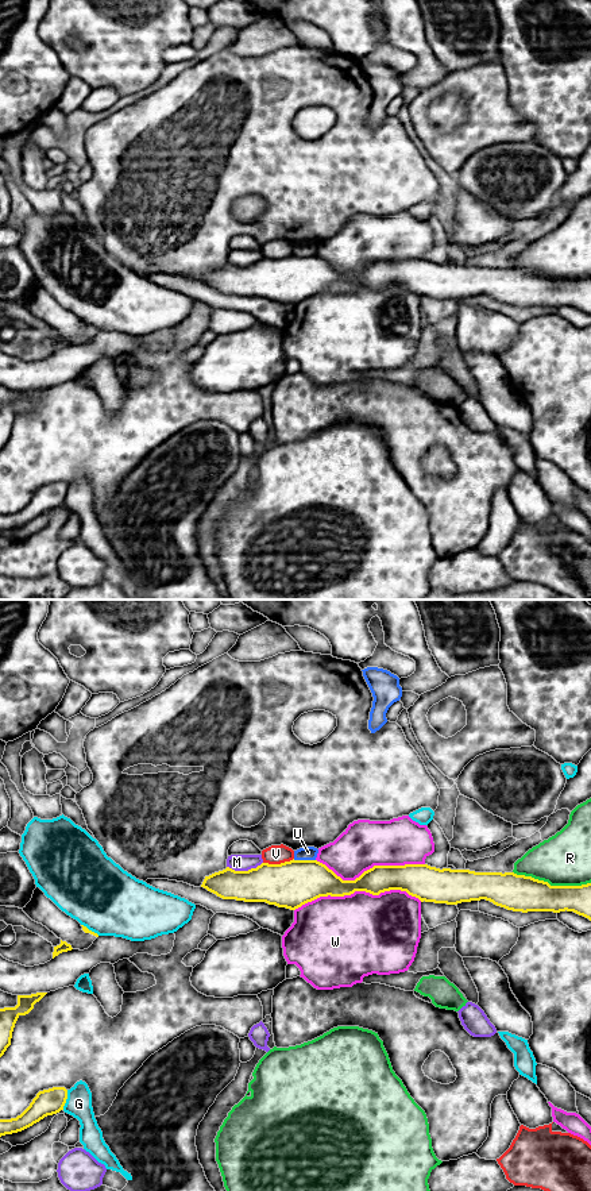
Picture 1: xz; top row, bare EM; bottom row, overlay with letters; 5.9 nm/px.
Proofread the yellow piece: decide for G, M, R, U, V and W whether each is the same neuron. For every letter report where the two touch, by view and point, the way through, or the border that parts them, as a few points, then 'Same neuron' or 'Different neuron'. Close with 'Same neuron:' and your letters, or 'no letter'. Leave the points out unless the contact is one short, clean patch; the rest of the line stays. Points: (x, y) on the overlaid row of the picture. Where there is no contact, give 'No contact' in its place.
G: Touches yellow at xz (66, 1098). Different neuron
M: Touches yellow at xz (244, 871). Different neuron
R: Touches yellow at xz (552, 886). Different neuron
U: Touches yellow at xz (304, 860). Boundary: xz (293, 859), (315, 860). Different neuron
V: Touches yellow at xz (278, 864). Boundary: xz (293, 858), (279, 863), (263, 863). Different neuron
W: Touches yellow at xz (358, 890). Different neuron
Same neuron: no letter

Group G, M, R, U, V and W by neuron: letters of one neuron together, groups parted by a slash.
G / M / R / U / V / W

